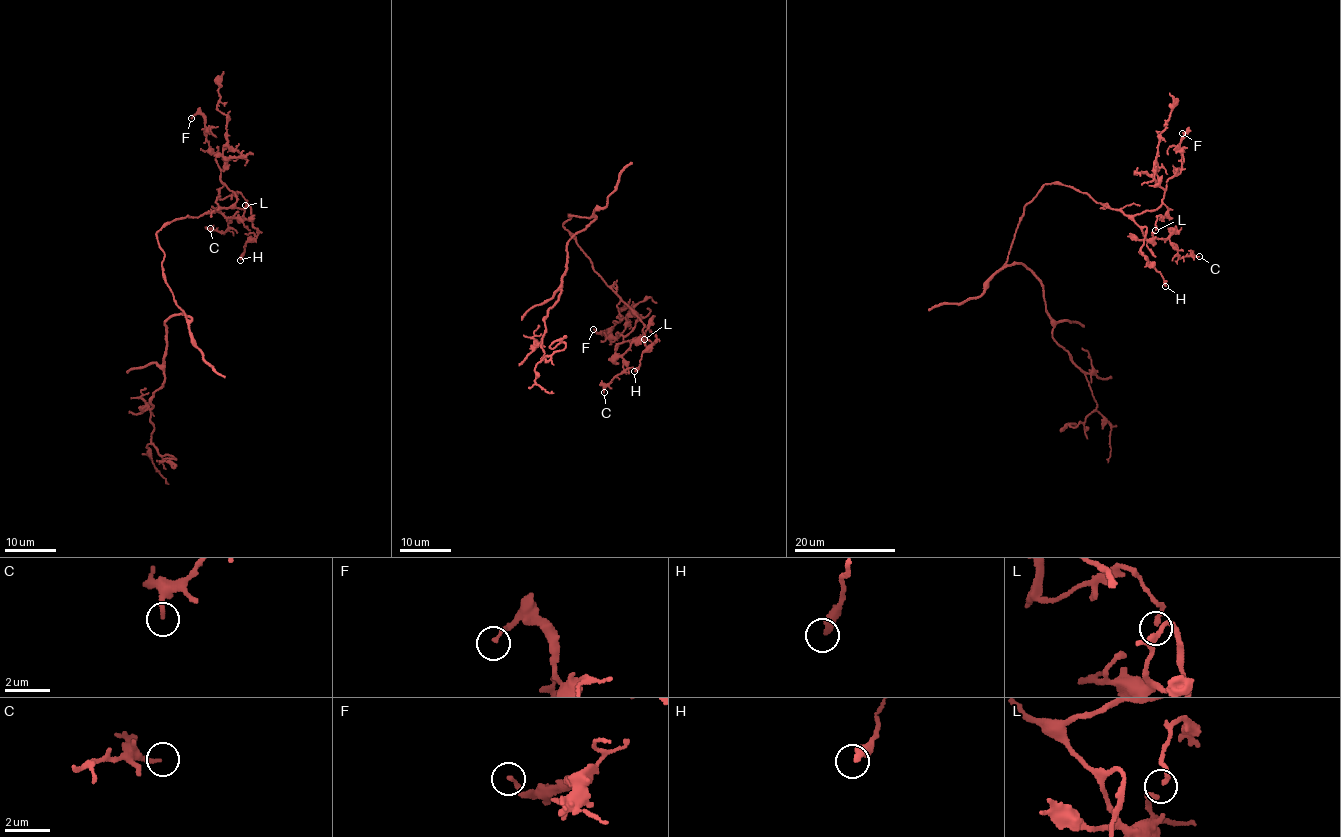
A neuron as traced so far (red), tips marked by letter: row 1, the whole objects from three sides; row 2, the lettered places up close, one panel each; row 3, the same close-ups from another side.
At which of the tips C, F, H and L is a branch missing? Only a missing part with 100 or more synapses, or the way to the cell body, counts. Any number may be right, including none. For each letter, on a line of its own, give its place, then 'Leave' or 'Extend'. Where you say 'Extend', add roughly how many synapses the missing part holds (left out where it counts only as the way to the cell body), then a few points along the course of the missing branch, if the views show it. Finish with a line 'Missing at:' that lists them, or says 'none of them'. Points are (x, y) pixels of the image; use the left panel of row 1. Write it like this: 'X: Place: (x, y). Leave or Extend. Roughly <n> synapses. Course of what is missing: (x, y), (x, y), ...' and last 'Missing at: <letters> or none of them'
C: Place: (210, 228). Leave
F: Place: (191, 118). Leave
H: Place: (240, 260). Leave
L: Place: (245, 205). Leave
Missing at: none of them

